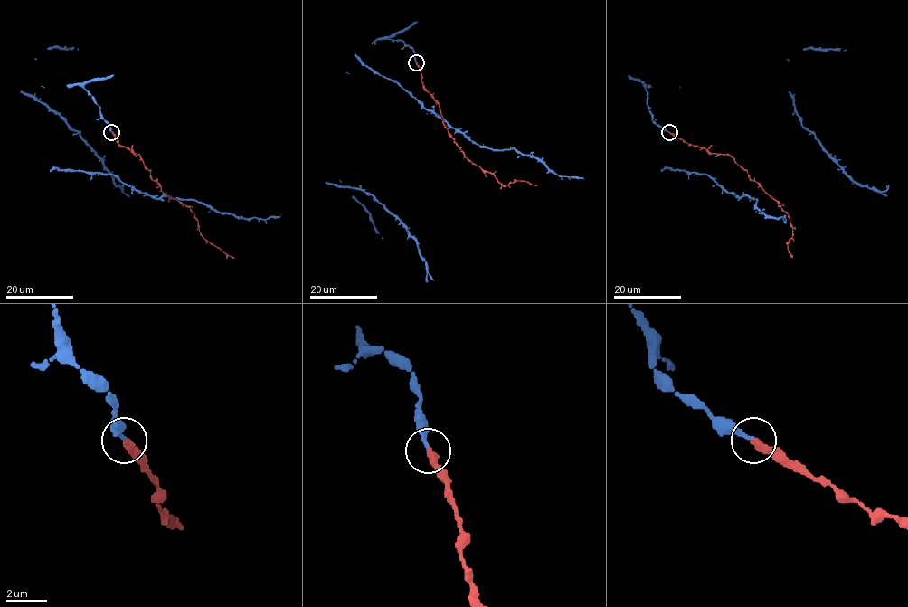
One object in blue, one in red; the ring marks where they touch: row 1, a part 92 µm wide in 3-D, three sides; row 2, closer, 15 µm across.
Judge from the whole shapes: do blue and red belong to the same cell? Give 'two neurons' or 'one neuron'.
one neuron

